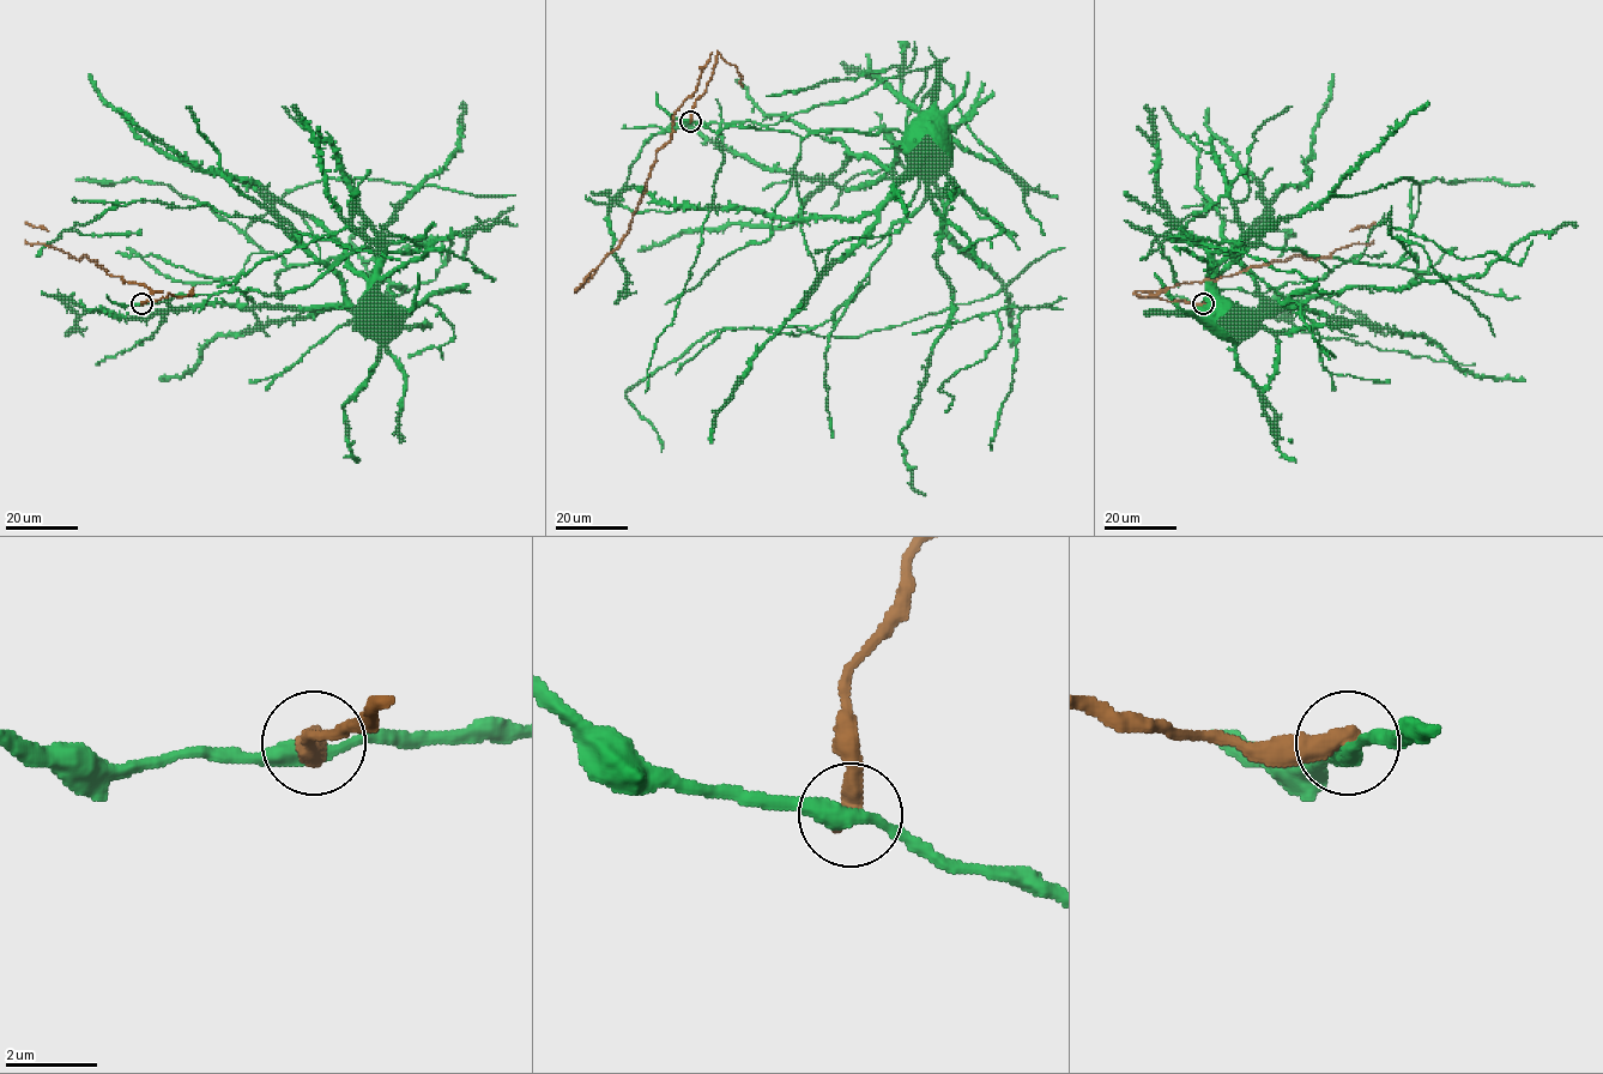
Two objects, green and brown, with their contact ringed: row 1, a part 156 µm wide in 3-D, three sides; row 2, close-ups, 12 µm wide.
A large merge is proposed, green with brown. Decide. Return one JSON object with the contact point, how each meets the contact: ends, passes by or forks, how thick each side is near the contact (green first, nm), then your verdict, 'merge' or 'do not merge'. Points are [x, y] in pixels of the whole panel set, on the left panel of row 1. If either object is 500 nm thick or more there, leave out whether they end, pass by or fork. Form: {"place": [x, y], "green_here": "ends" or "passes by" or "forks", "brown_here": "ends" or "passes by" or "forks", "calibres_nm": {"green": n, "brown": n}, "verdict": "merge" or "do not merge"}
{"place": [141, 303], "green_here": "passes by", "brown_here": "ends", "calibres_nm": {"green": 360, "brown": 480}, "verdict": "do not merge"}

